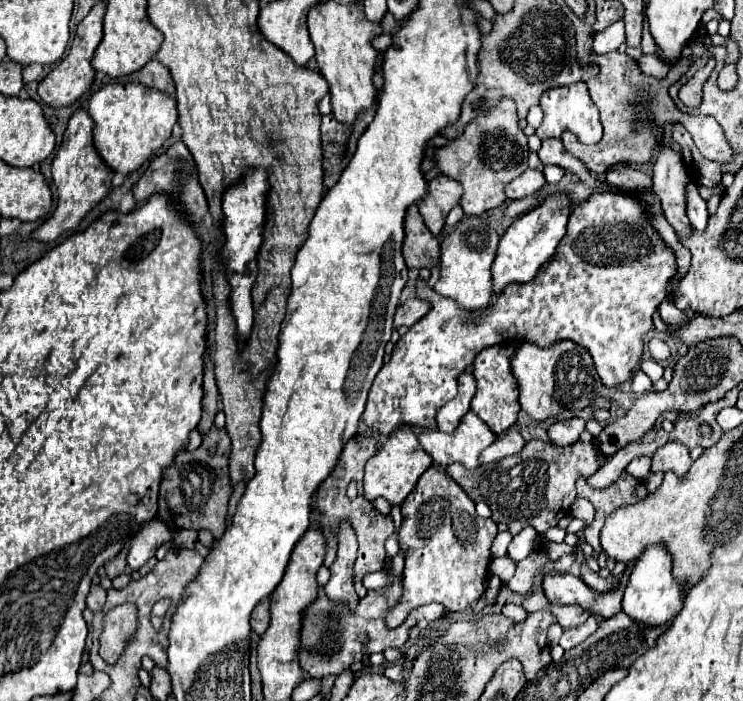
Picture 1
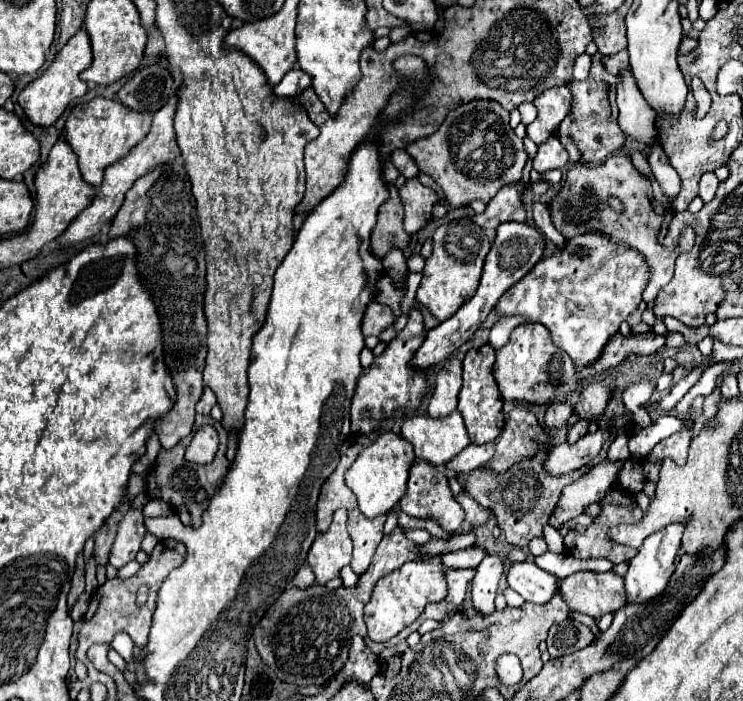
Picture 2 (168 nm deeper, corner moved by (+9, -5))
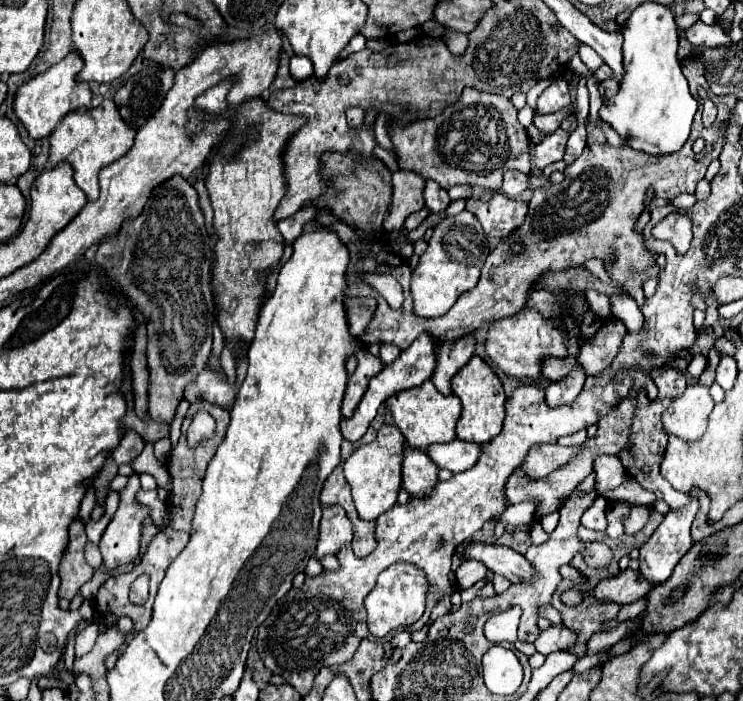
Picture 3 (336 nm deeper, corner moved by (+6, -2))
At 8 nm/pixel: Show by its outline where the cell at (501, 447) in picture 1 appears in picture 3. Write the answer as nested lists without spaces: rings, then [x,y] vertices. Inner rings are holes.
[[[454,439],[452,443],[432,445],[428,449],[428,455],[440,469],[450,469],[452,473],[460,473],[474,467],[476,459],[480,459],[480,451],[482,447],[478,443]]]

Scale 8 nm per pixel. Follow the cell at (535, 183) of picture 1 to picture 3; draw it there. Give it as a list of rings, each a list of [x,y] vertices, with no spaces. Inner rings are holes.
[[[496,193],[490,203],[482,203],[480,199],[466,199],[466,209],[476,215],[476,219],[482,223],[482,227],[484,227],[484,231],[486,231],[488,237],[506,239],[526,219],[526,203],[524,201],[518,201],[518,199],[510,199],[510,197],[502,195],[502,193]]]

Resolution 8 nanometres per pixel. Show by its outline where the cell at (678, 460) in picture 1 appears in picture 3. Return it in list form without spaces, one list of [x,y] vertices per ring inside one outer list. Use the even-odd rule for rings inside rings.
[[[690,383],[686,391],[672,401],[672,405],[664,411],[662,423],[668,435],[676,435],[680,439],[696,441],[706,431],[708,415],[714,407],[714,401],[708,393],[708,387]]]

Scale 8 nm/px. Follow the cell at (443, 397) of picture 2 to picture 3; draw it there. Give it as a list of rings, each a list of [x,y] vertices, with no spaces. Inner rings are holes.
[[[466,335],[456,341],[444,341],[438,349],[438,365],[432,375],[432,383],[442,395],[452,395],[452,377],[470,361],[474,355],[474,337]]]

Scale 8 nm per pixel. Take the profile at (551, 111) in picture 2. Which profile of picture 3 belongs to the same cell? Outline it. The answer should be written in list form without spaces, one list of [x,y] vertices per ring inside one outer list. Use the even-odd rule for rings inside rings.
[[[564,77],[552,81],[552,85],[548,89],[544,89],[544,93],[538,97],[538,111],[540,113],[554,113],[558,109],[562,109],[564,105],[568,105],[570,99],[570,89],[568,89],[568,81]]]

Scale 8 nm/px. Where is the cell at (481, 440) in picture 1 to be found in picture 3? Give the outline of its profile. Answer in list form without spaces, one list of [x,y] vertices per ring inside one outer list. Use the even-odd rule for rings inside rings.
[[[430,381],[408,391],[400,391],[386,403],[394,415],[394,423],[404,433],[410,447],[426,451],[432,443],[452,443],[456,439],[456,423],[462,413],[462,403],[456,395],[444,397],[442,393],[438,393],[438,389]]]

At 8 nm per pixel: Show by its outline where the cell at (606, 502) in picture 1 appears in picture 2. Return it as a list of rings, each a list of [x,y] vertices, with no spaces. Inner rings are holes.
[[[611,496],[601,502],[603,512],[597,516],[597,520],[587,528],[585,534],[569,532],[565,536],[565,550],[573,558],[607,558],[615,564],[631,560],[637,550],[625,548],[613,540],[609,540],[609,530],[617,524],[637,524],[643,518],[643,512],[639,506],[629,506],[629,510],[619,510],[619,506],[611,504]]]

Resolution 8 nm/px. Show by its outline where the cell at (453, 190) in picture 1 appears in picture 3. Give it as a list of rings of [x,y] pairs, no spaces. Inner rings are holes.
[[[396,171],[392,175],[392,207],[384,219],[386,231],[400,231],[404,219],[424,209],[424,179],[412,171]]]

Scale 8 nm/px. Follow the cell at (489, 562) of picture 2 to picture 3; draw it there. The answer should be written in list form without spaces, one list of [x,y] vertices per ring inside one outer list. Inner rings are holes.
[[[466,561],[460,565],[460,569],[456,571],[458,577],[458,589],[468,589],[472,583],[484,579],[486,575],[486,567],[484,563],[476,563],[476,561]]]

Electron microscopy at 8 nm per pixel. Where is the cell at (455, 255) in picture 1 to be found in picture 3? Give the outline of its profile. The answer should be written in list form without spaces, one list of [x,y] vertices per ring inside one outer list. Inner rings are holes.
[[[462,211],[460,215],[444,219],[440,225],[436,225],[434,235],[428,241],[428,249],[412,271],[410,291],[414,297],[414,313],[420,317],[444,315],[464,291],[476,287],[488,253],[490,245],[486,233],[480,221],[470,211]]]

